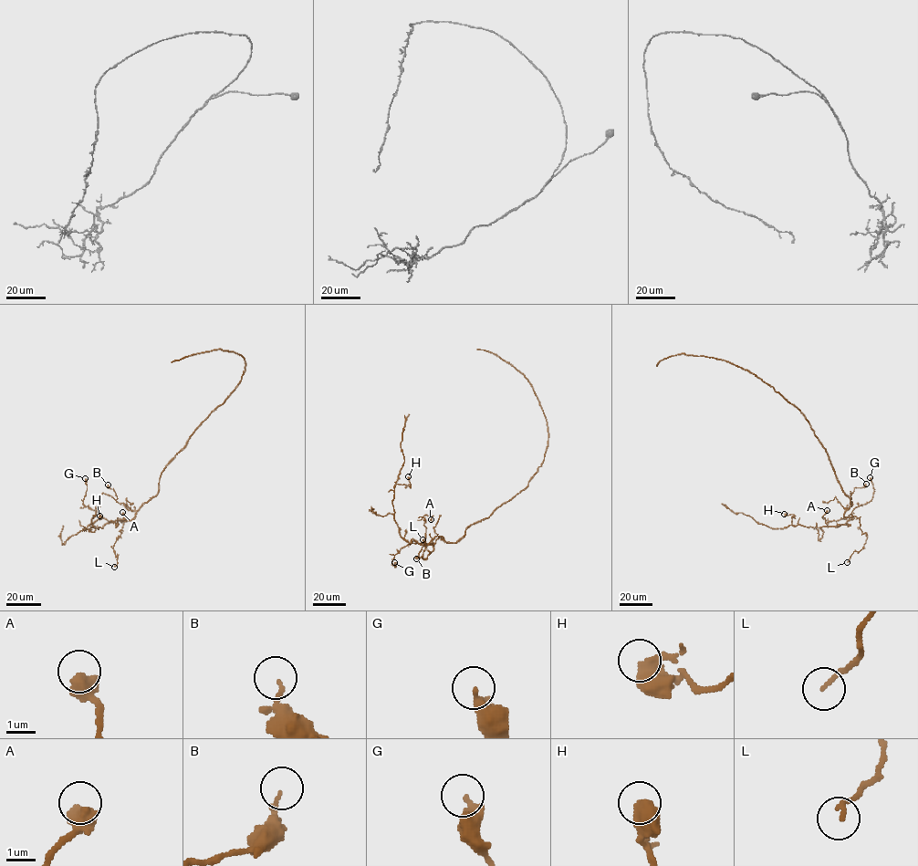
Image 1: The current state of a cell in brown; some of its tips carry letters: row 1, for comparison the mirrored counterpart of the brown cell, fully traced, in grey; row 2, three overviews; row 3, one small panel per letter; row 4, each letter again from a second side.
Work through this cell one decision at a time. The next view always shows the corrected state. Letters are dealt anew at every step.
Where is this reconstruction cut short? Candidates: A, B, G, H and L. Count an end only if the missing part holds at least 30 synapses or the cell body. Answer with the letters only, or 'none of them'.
none of them

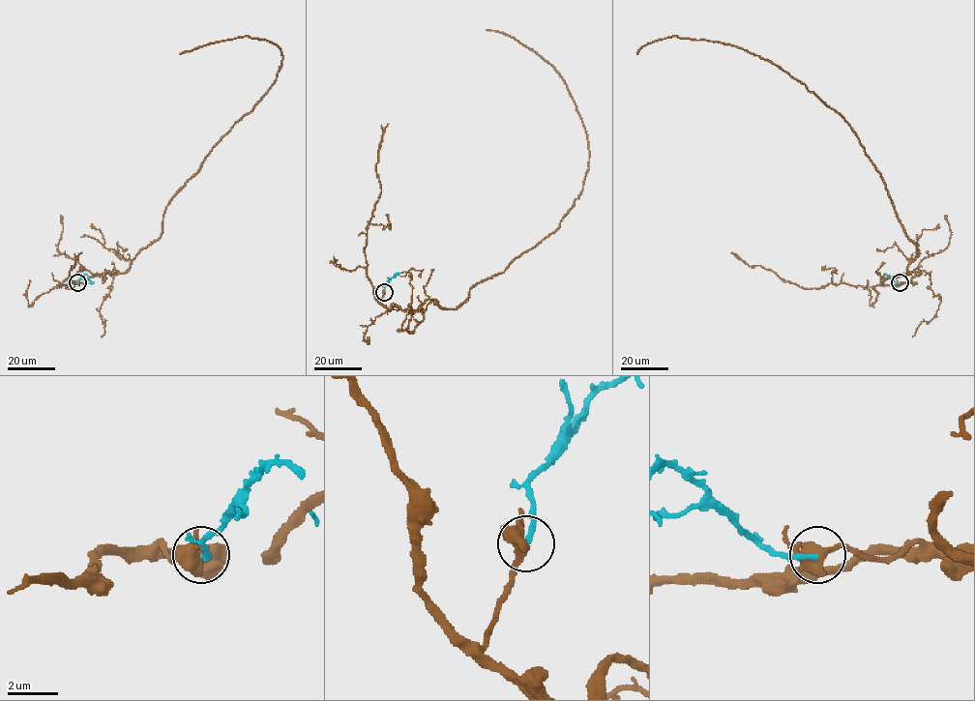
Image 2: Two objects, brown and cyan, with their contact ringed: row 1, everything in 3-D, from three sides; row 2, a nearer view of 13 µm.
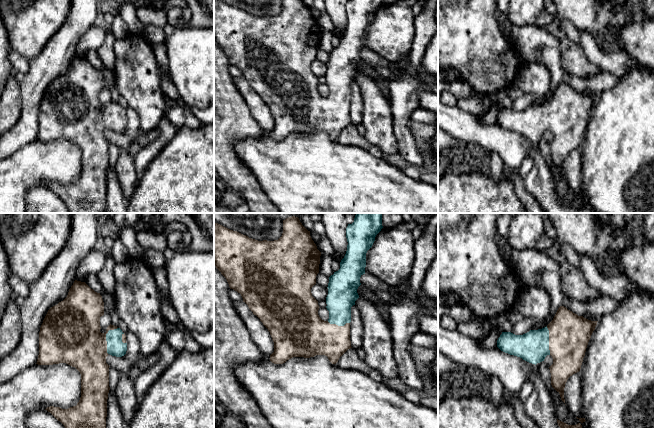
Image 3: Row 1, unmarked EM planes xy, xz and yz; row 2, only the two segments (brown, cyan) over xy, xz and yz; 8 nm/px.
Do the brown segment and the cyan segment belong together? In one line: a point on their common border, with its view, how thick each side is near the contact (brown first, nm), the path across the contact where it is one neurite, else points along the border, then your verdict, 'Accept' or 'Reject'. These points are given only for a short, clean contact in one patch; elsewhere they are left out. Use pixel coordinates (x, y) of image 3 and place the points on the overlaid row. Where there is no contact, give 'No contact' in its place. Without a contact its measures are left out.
Touches brown at xy (105, 338). Thickness 420 nm (brown) against 140 nm. Path across: xy (74, 337), (105, 338), (115, 347). Accept

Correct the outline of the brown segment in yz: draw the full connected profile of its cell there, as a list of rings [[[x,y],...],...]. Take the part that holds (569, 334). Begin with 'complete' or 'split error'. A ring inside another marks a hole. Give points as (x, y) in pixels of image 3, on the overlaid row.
split error; [[[560,306],[546,327],[530,330],[523,335],[502,332],[497,340],[497,347],[535,365],[544,361],[547,355],[551,355],[551,385],[565,403],[565,384],[570,376],[580,371],[597,322]]]

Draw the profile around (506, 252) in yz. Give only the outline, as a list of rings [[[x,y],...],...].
[[[496,230],[494,234],[495,241],[499,247],[500,254],[504,258],[504,260],[513,268],[515,269],[516,264],[512,258],[512,249],[505,243],[502,236]]]

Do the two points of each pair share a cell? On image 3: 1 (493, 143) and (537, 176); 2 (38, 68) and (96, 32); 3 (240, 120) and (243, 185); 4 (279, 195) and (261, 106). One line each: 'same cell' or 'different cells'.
1: different cells
2: different cells
3: same cell
4: different cells

